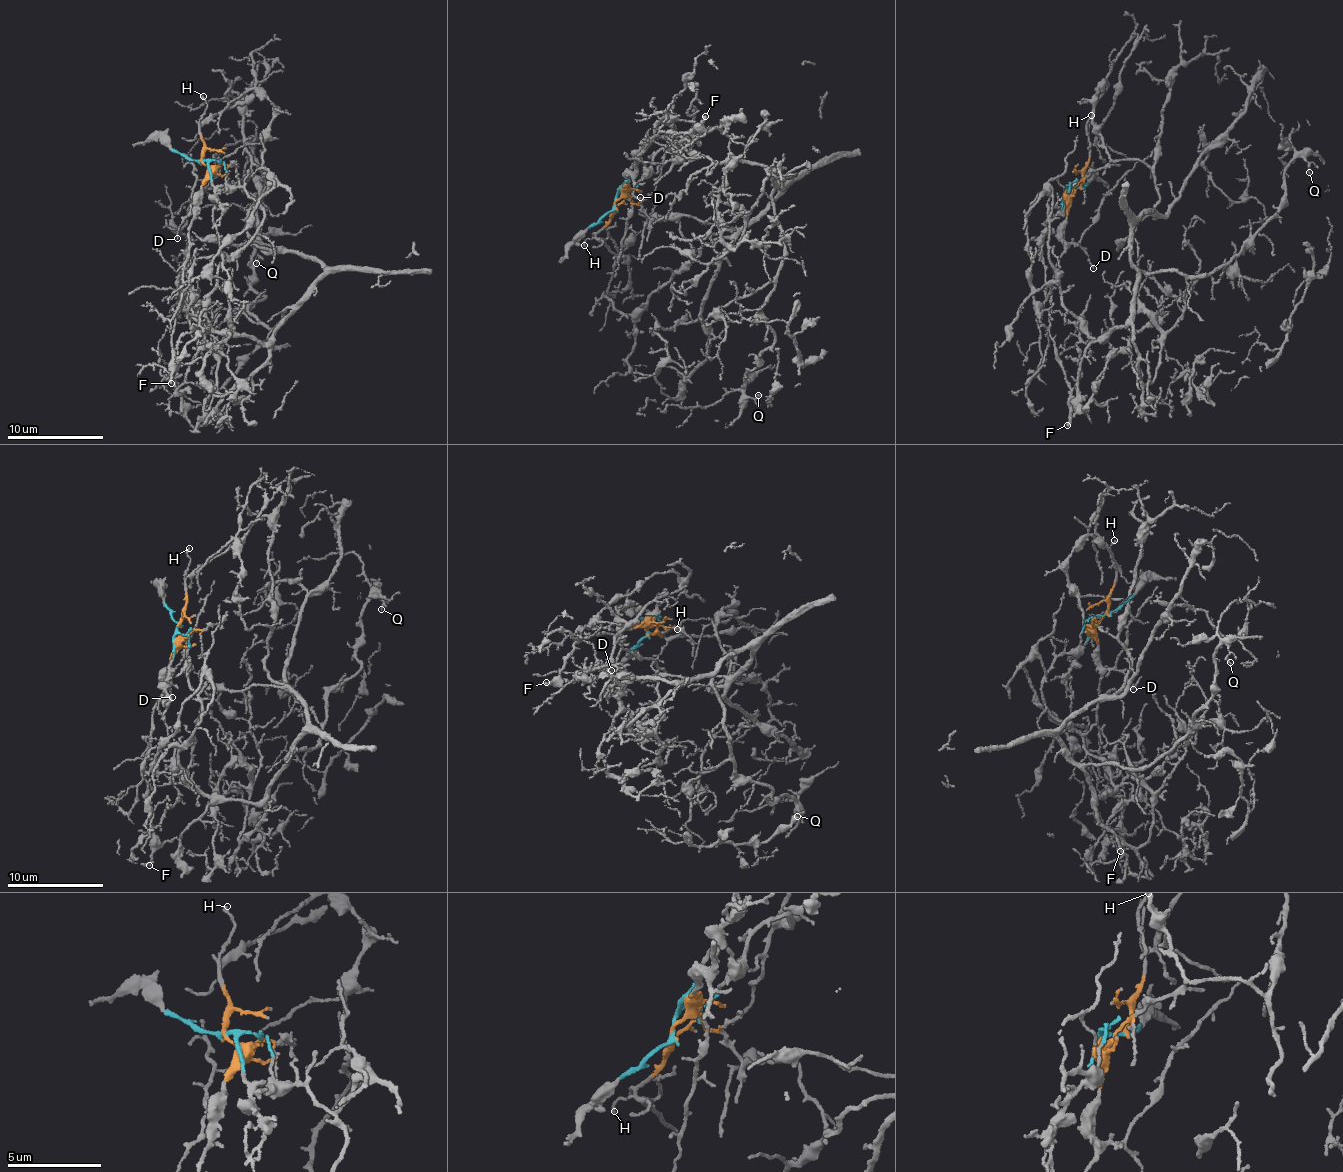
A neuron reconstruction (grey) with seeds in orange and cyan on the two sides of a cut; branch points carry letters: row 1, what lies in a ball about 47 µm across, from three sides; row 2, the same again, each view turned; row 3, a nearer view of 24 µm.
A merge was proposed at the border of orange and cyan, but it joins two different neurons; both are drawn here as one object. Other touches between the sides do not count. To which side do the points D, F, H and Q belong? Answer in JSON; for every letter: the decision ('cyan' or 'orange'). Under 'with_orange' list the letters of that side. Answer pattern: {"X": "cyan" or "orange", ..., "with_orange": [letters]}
{"D": "orange", "F": "orange", "H": "orange", "Q": "cyan", "with_orange": ["D", "F", "H"]}

